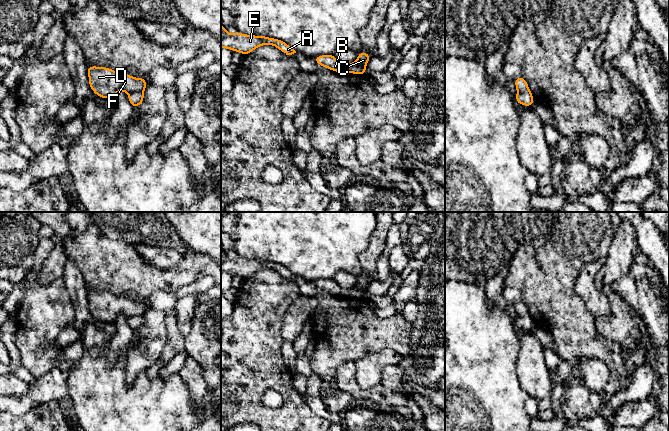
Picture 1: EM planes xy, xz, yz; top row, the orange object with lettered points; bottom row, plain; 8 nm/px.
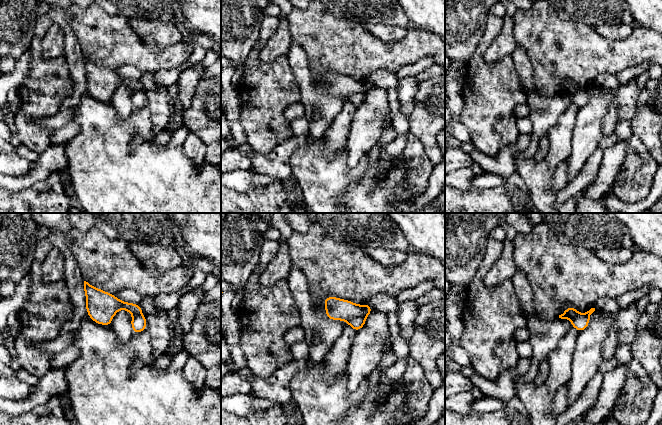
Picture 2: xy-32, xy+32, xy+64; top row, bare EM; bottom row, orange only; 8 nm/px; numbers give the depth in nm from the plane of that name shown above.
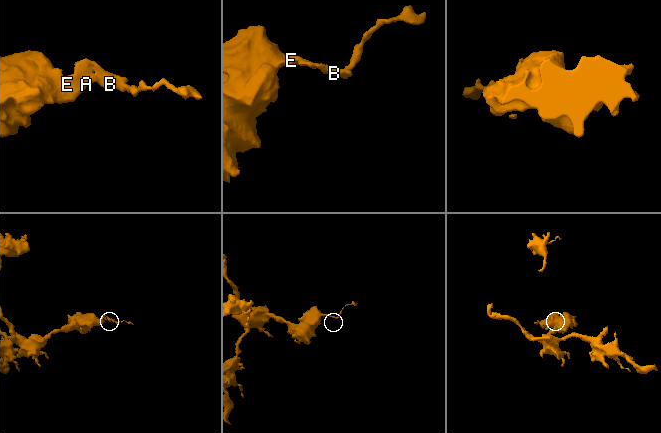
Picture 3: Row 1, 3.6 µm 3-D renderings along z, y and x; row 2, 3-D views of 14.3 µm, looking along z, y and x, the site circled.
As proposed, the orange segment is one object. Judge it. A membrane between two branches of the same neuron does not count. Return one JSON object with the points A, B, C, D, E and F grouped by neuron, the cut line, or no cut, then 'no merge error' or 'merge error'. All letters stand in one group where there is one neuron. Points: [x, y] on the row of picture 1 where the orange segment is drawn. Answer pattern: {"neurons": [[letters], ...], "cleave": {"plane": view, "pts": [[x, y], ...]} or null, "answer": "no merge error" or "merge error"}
{"neurons": [["A", "B", "C", "D", "E", "F"]], "cleave": null, "answer": "no merge error"}

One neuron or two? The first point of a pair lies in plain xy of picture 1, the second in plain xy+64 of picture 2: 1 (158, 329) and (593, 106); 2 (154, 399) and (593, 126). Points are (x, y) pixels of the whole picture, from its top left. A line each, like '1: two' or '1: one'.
1: one
2: two

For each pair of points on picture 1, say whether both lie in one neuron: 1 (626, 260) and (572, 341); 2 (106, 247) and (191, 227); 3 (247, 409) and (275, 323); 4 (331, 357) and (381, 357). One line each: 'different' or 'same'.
1: different
2: different
3: same
4: different

